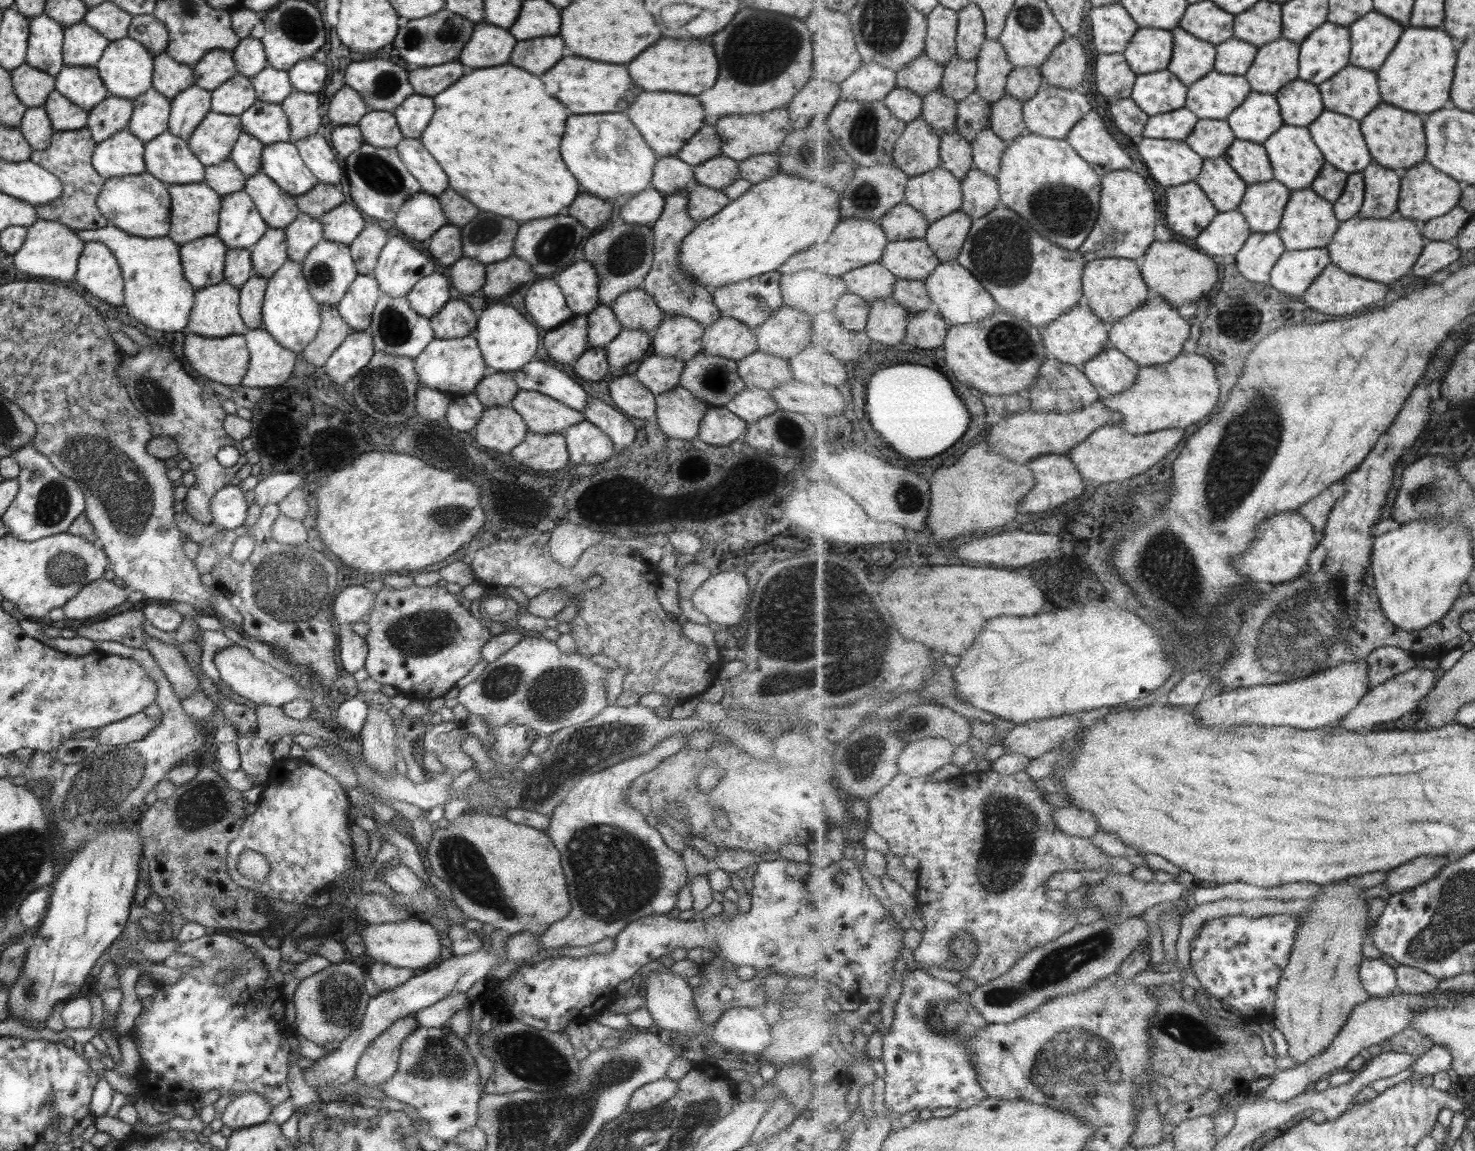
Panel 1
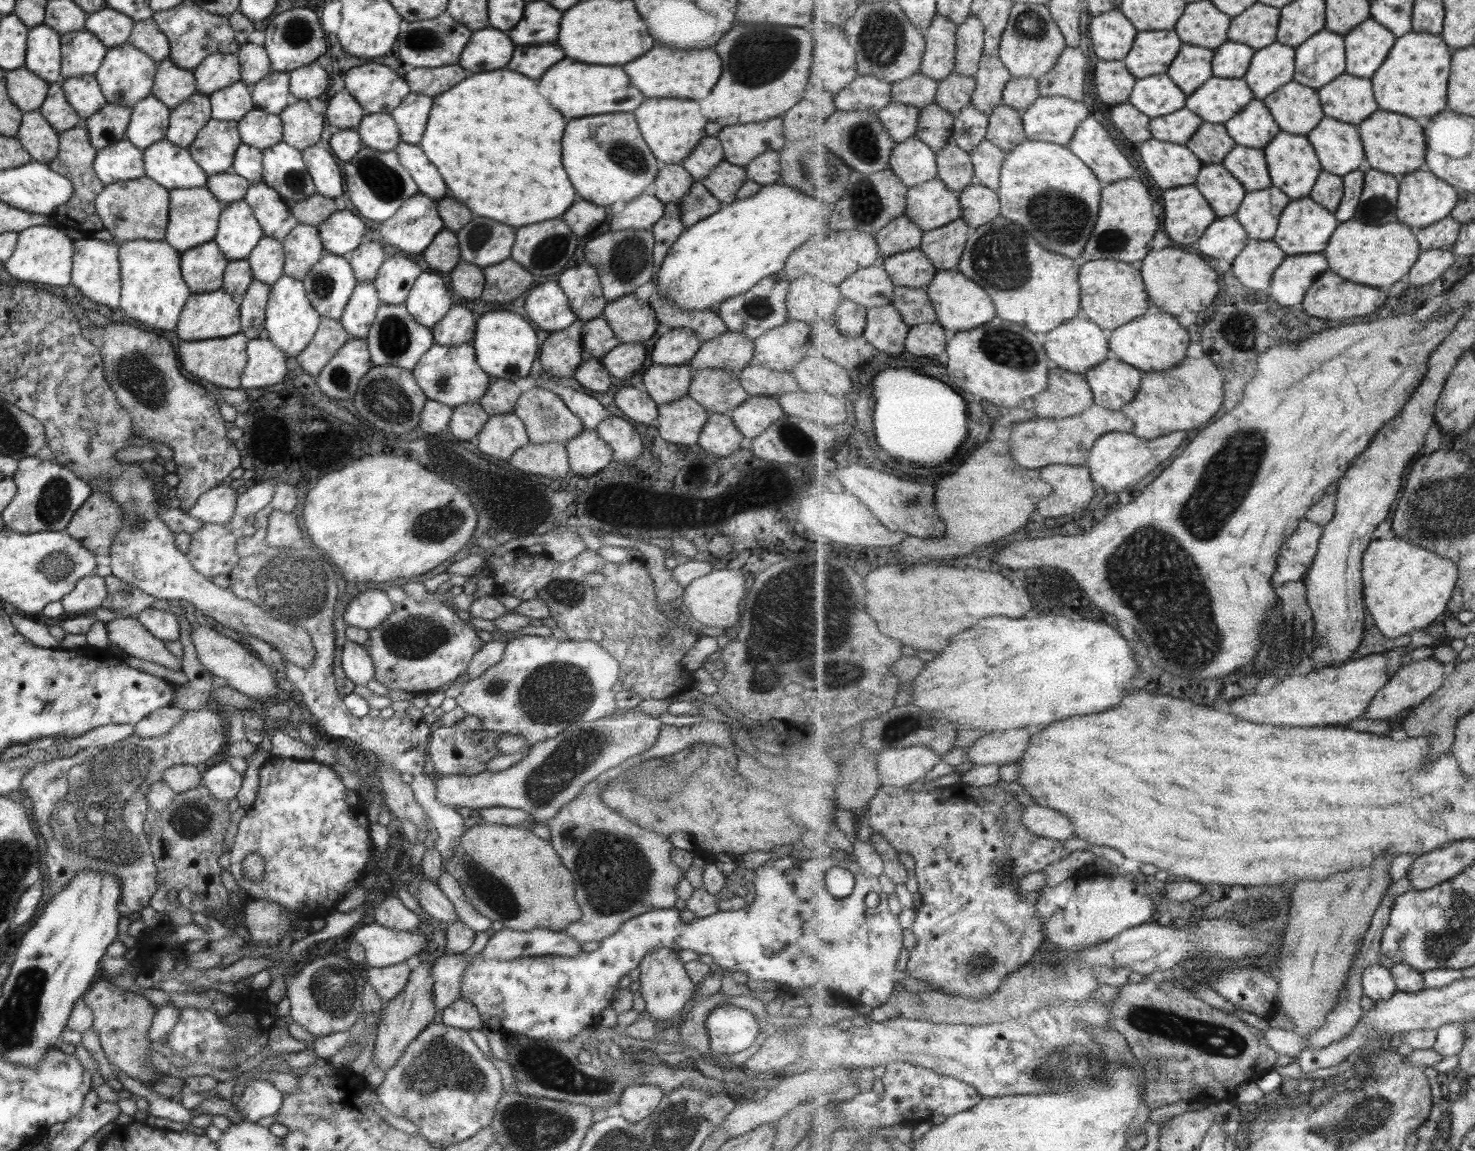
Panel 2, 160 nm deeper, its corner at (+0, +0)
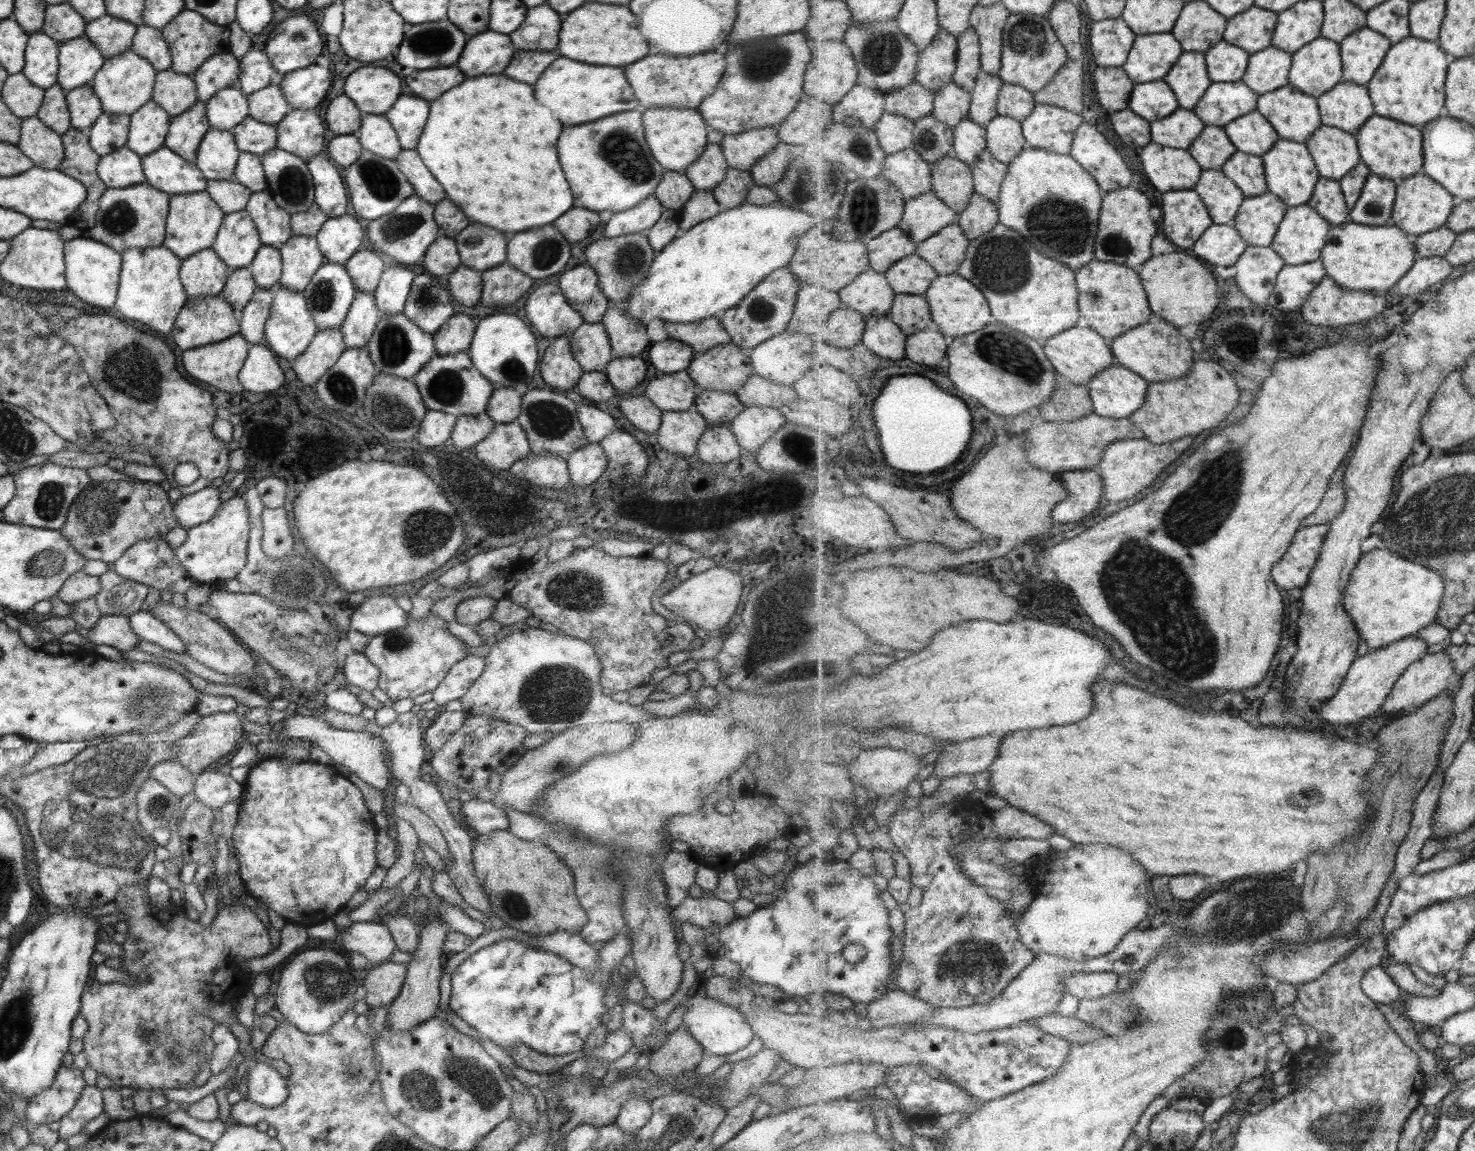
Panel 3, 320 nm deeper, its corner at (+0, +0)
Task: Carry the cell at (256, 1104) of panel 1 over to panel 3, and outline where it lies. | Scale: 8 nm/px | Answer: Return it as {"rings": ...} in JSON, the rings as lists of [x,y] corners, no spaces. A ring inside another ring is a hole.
{"rings":[[[260,1060],[248,1069],[247,1092],[248,1099],[255,1104],[275,1108],[288,1095],[287,1081],[273,1067]]]}

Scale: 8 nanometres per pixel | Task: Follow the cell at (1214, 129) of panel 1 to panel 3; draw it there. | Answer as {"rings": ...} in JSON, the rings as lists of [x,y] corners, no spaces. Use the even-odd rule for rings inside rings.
{"rings":[[[1208,125],[1188,151],[1204,170],[1219,170],[1236,153],[1237,148],[1224,128]]]}

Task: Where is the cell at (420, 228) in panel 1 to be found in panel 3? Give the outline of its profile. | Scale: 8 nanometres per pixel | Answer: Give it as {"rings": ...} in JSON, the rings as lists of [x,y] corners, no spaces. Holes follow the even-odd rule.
{"rings":[[[411,195],[404,198],[389,214],[367,222],[366,236],[372,250],[390,263],[407,266],[421,263],[426,248],[439,236],[433,220],[433,205]]]}

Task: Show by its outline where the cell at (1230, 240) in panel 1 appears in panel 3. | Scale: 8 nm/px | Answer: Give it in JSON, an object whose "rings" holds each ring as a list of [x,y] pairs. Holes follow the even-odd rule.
{"rings":[[[1212,224],[1192,250],[1197,256],[1217,266],[1233,266],[1247,250],[1248,241],[1232,224]]]}

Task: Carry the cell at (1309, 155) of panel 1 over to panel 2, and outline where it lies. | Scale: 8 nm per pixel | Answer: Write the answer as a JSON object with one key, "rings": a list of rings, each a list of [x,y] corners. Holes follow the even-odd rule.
{"rings":[[[1281,131],[1265,148],[1272,186],[1280,188],[1292,200],[1299,200],[1312,194],[1324,167],[1316,148],[1307,135]]]}

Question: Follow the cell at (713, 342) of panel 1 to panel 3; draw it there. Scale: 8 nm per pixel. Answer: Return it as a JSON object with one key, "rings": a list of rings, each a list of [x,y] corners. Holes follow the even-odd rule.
{"rings":[[[731,342],[718,344],[707,352],[694,356],[685,371],[698,390],[716,389],[717,392],[736,394],[737,390],[745,384],[745,381],[753,373],[748,355],[741,350],[739,346]]]}

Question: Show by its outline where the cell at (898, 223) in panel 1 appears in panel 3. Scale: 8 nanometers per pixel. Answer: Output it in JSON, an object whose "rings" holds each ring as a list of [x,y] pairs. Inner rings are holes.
{"rings":[[[900,227],[868,242],[871,268],[886,273],[896,262],[916,253],[918,244]]]}

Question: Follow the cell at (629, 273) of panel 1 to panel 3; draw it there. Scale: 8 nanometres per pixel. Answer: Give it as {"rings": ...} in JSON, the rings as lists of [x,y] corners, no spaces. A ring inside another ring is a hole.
{"rings":[[[644,233],[602,238],[589,244],[584,250],[586,263],[595,271],[601,292],[609,300],[610,305],[627,298],[630,292],[639,284],[651,264],[654,252]]]}

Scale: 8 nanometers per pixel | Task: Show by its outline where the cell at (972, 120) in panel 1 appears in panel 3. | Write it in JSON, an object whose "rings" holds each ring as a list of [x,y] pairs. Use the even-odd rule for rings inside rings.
{"rings":[[[970,117],[964,118],[954,128],[953,153],[959,160],[965,161],[972,169],[980,161],[984,150],[988,148],[987,129]]]}

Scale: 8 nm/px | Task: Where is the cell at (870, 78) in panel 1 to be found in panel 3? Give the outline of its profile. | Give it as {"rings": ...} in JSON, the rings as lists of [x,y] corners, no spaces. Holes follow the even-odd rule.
{"rings":[[[857,84],[845,99],[834,105],[834,122],[875,129],[886,113],[885,98],[883,92]]]}

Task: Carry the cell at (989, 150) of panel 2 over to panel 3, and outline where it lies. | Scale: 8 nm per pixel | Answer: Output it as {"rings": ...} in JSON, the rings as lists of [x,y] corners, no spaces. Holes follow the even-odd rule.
{"rings":[[[988,148],[974,166],[976,192],[1000,204],[1002,184],[1008,174],[1008,164],[1001,162]]]}

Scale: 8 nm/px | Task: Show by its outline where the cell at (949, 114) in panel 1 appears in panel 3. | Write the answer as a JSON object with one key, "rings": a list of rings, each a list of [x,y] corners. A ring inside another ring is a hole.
{"rings":[[[929,114],[915,121],[912,147],[933,165],[953,153],[954,129]]]}

